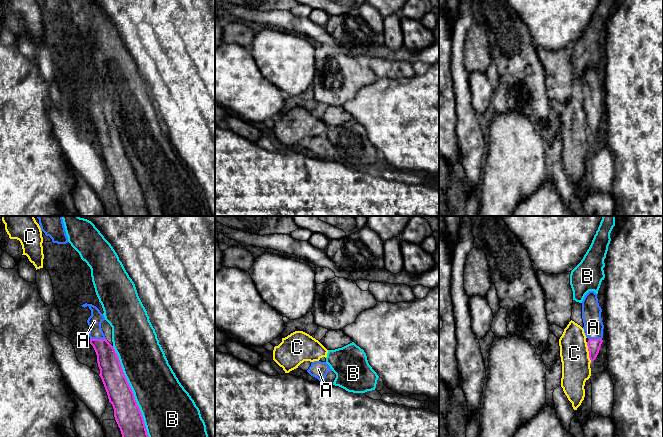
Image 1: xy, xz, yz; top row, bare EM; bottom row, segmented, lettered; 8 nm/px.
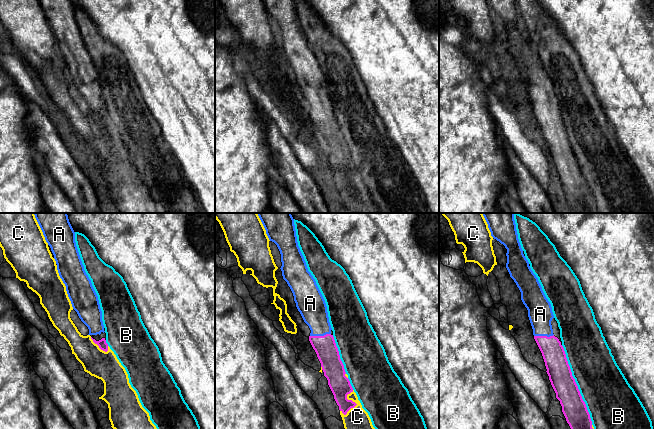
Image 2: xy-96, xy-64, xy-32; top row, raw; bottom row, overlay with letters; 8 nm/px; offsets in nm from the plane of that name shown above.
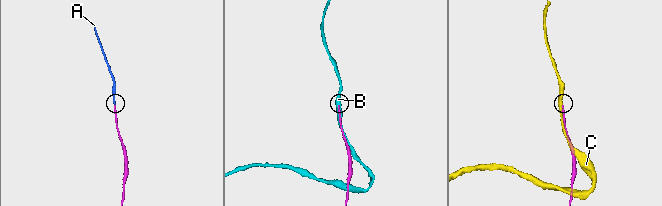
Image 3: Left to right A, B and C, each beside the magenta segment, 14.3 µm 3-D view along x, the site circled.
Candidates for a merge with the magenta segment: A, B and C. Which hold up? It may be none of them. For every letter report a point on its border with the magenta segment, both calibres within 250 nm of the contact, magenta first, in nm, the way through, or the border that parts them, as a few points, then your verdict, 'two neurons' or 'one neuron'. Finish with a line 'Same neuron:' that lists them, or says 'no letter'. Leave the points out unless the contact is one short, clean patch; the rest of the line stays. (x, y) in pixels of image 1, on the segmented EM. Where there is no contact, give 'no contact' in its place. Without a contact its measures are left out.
A: meets magenta in xy at (98, 339); 180 nm thick on the magenta side, 110 nm on the other; one neuron
B: meets magenta in xy at (132, 391); 220 nm thick on the magenta side, 380 nm on the other; two neurons
C: meets magenta in yz at (589, 352); 100 nm thick on the magenta side, 220 nm on the other; two neurons
Same neuron: A

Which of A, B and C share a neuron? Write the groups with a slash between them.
A / B C

